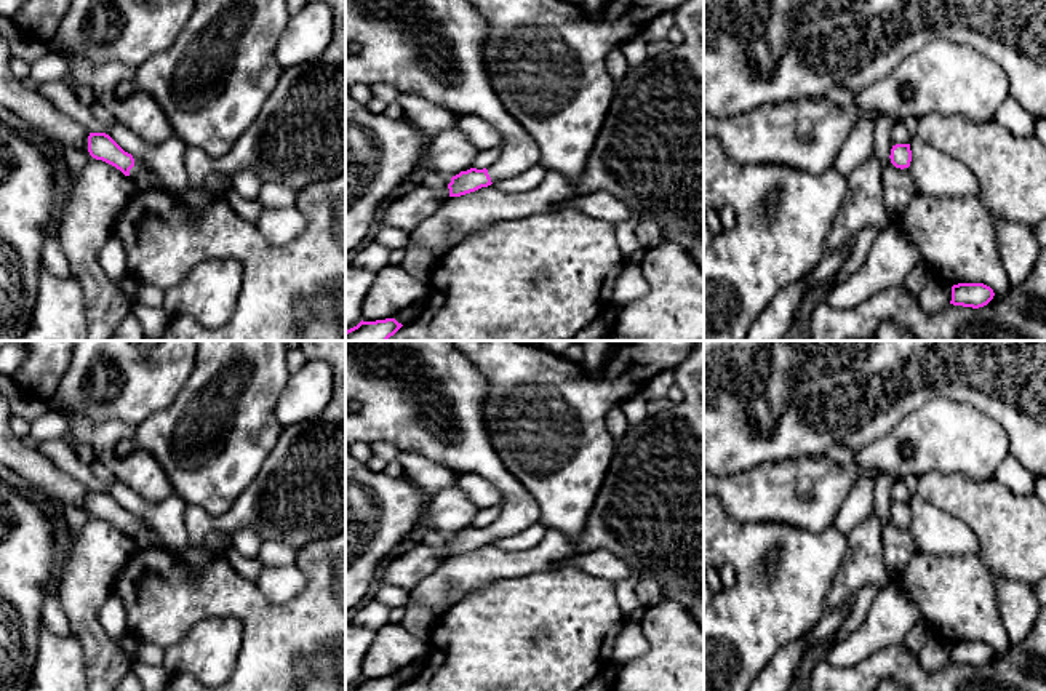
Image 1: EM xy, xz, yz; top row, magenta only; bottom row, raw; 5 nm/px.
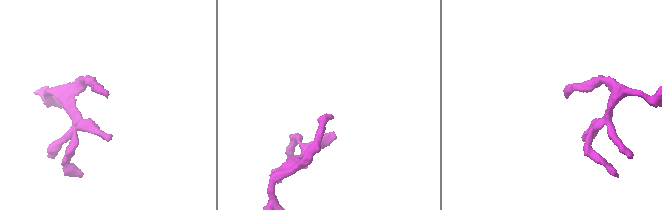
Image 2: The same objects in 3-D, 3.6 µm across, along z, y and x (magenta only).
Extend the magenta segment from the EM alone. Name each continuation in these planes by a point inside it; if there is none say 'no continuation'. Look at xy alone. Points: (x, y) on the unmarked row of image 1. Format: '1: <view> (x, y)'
1: xy (144, 536)

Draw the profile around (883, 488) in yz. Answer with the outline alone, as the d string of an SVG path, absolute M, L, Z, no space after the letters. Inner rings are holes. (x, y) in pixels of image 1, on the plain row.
M880 475L875 483L873 510L880 517L883 526L891 521L892 488L899 478L894 475Z

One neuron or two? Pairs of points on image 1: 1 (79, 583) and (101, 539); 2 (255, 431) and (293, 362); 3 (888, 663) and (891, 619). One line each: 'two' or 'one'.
1: one
2: two
3: two

